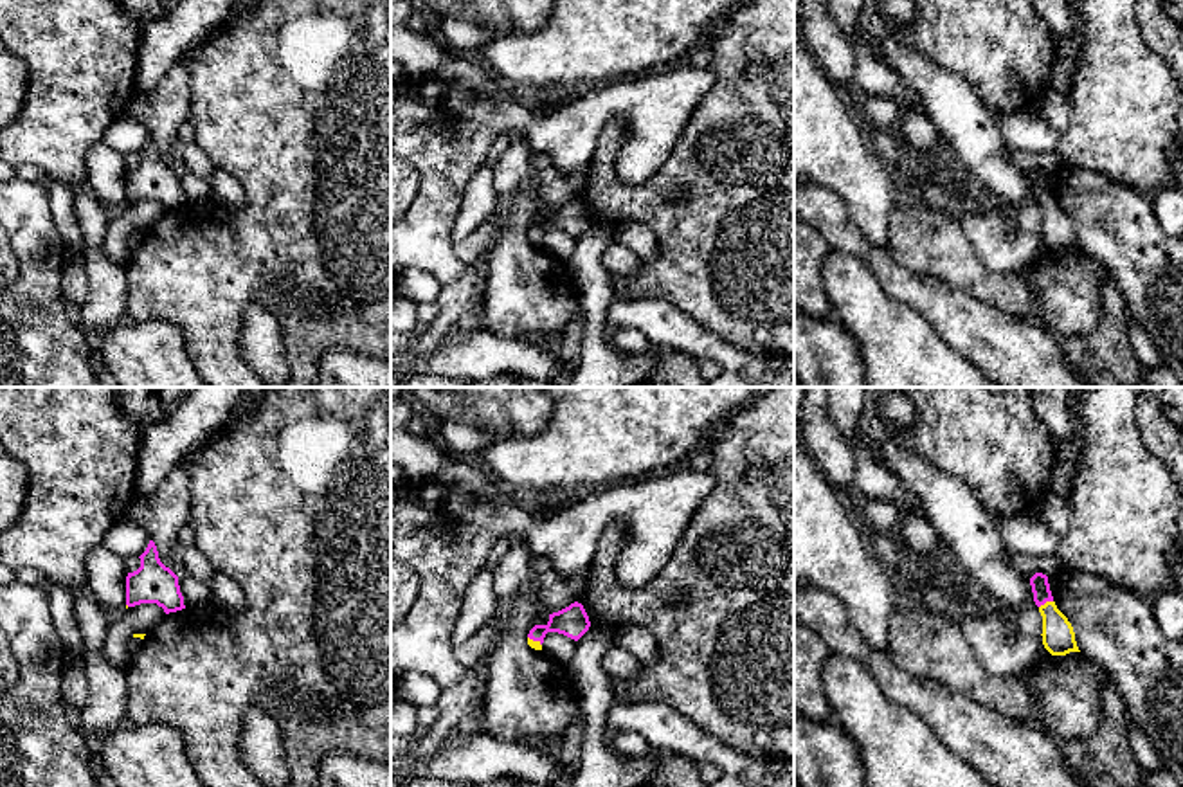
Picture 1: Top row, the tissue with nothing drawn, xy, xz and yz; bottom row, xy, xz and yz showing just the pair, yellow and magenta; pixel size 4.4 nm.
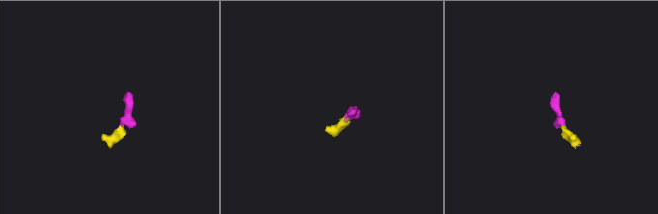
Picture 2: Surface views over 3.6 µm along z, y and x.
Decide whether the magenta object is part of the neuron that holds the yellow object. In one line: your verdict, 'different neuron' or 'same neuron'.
same neuron

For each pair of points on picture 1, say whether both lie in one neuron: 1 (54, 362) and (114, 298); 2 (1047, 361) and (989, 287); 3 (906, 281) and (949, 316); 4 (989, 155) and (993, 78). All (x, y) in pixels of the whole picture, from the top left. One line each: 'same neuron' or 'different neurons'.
1: different neurons
2: different neurons
3: same neuron
4: different neurons

